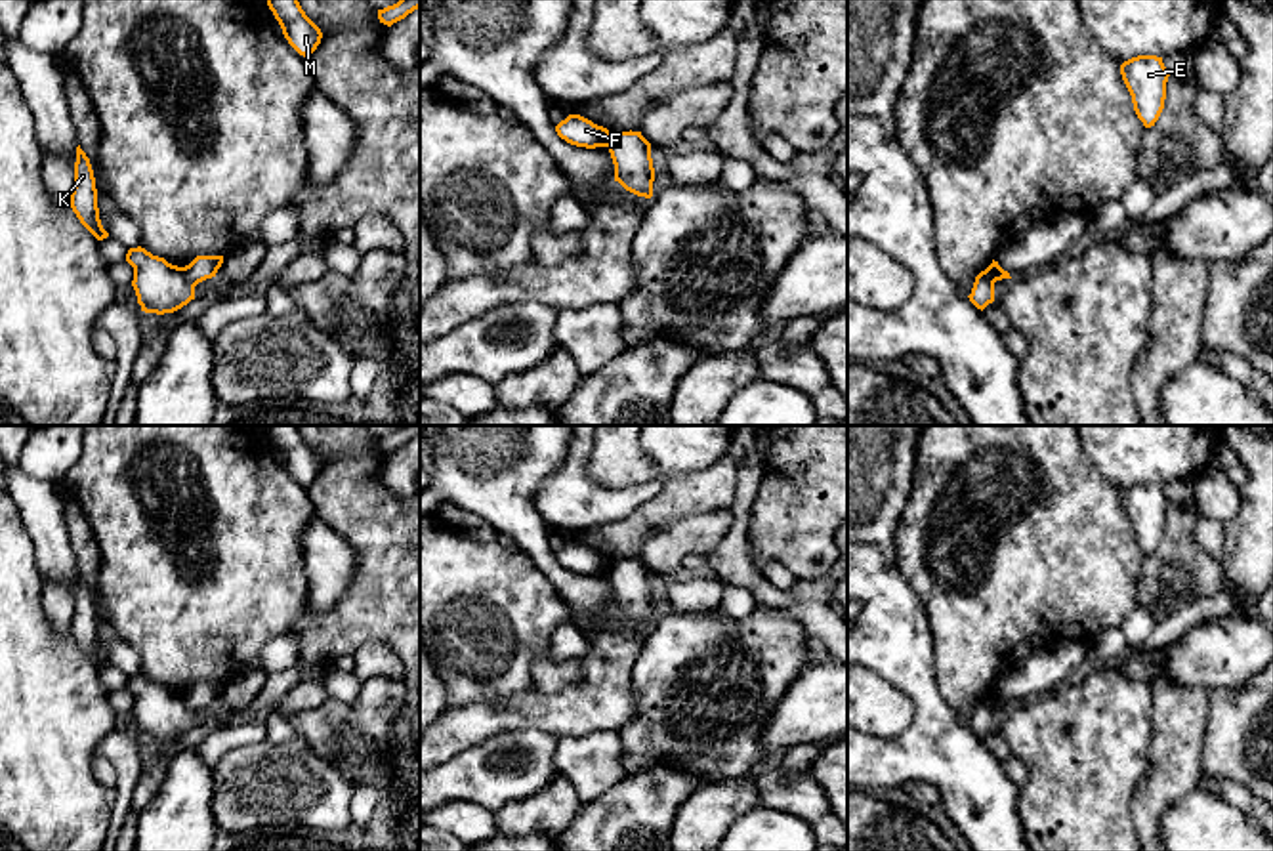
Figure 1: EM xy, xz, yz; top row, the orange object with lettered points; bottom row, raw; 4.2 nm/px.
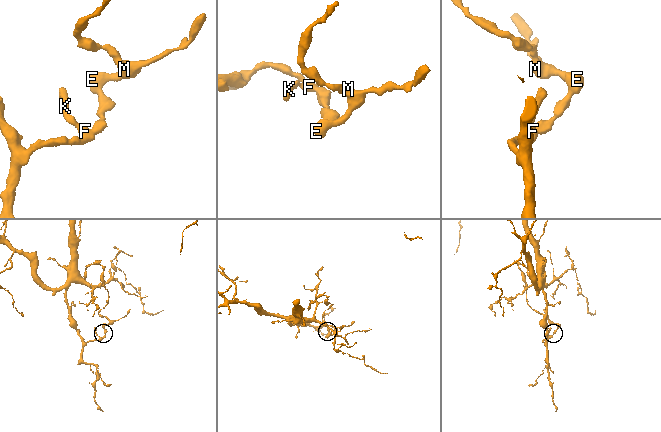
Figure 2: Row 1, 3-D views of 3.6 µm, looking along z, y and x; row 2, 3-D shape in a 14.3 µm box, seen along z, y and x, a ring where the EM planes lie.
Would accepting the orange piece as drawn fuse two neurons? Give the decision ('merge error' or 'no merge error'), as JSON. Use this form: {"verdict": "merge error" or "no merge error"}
{"verdict": "merge error"}

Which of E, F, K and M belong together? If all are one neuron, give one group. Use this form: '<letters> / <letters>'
E M / F K

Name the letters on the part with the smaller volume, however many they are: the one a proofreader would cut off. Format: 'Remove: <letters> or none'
Remove: E, M

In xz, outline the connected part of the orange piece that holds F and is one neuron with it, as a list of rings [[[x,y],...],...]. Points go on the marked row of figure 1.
[[[569,114],[555,126],[555,132],[567,143],[586,149],[609,147],[613,135],[607,128],[597,126],[580,114]]]

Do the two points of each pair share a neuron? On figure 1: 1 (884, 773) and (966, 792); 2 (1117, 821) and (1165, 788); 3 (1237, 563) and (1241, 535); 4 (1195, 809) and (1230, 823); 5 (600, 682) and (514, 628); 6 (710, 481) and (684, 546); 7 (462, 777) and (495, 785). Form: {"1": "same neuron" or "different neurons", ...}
{"1": "same neuron", "2": "different neurons", "3": "same neuron", "4": "same neuron", "5": "different neurons", "6": "different neurons", "7": "same neuron"}

